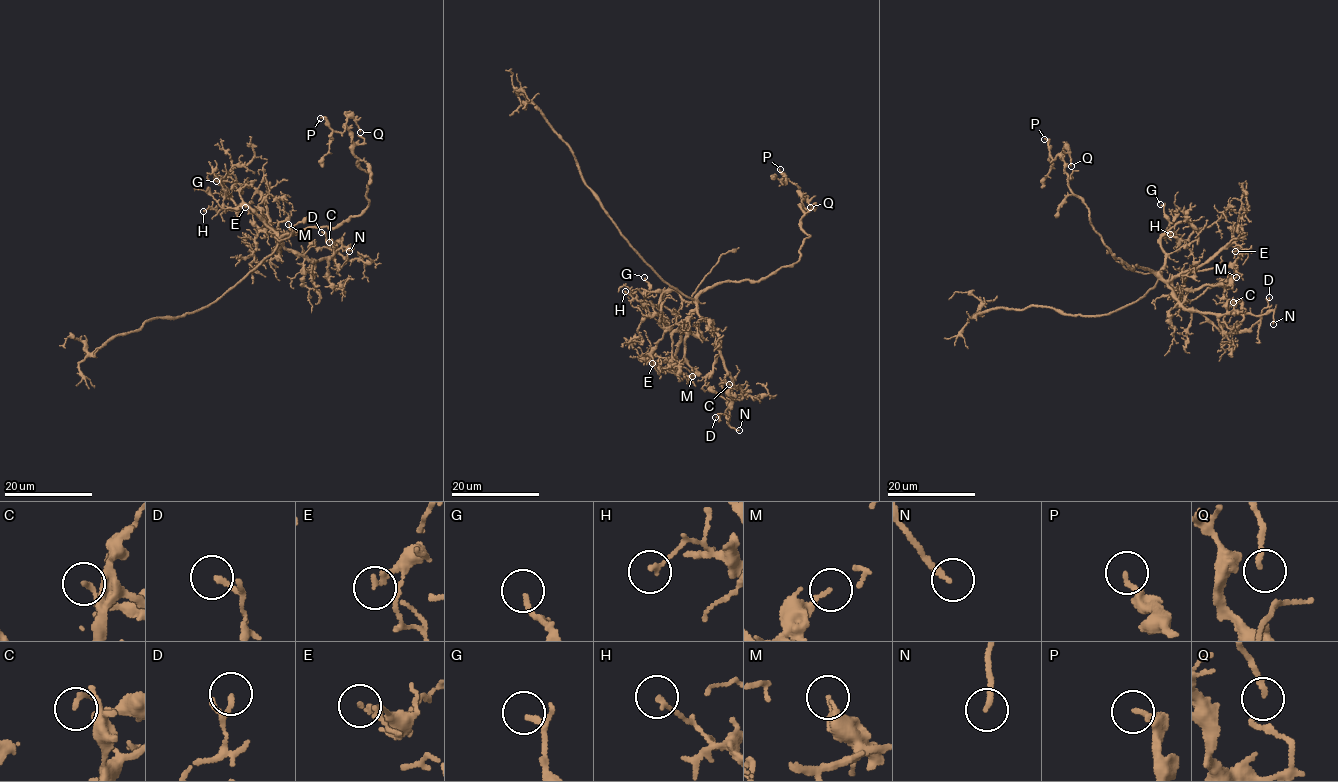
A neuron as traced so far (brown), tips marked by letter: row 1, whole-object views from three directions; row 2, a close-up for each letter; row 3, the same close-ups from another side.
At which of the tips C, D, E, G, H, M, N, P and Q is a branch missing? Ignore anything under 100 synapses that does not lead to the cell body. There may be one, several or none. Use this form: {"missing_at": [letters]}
{"missing_at": ["N"]}

